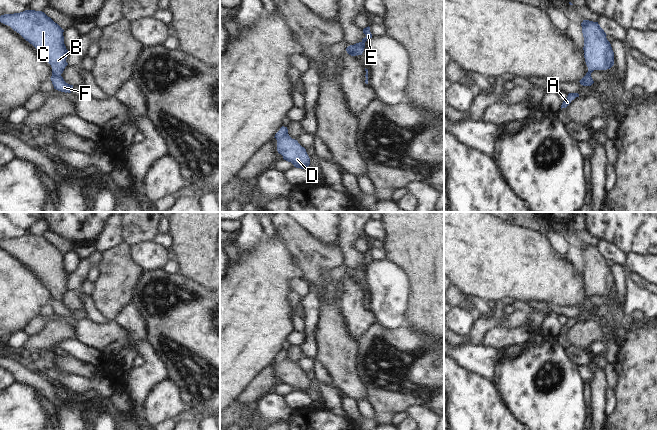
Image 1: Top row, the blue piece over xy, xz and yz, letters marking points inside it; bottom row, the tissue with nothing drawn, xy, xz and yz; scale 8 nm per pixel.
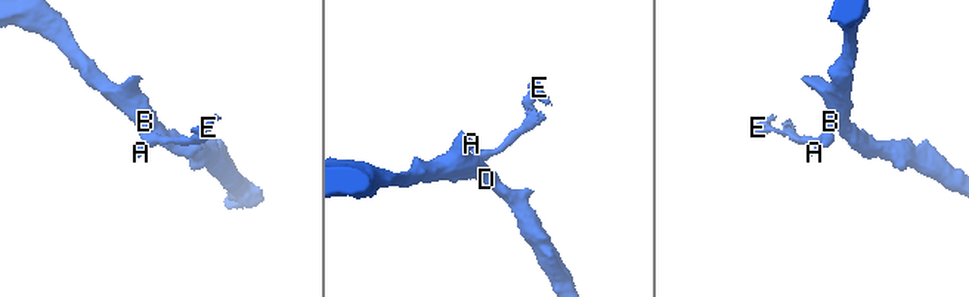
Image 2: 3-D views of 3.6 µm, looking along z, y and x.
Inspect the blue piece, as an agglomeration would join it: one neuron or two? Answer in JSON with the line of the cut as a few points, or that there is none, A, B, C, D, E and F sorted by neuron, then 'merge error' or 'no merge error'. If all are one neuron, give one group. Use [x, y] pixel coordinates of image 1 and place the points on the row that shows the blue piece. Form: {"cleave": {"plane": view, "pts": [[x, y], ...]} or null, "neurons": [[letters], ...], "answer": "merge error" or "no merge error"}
{"cleave": null, "neurons": [["A", "B", "C", "D", "E", "F"]], "answer": "no merge error"}

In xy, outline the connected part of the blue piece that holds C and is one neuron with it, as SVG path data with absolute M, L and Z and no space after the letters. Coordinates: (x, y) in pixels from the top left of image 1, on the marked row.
M35 10L1 15L0 22L10 26L44 56L52 67L50 79L54 89L71 93L73 85L66 83L61 76L68 65L64 30L44 12Z

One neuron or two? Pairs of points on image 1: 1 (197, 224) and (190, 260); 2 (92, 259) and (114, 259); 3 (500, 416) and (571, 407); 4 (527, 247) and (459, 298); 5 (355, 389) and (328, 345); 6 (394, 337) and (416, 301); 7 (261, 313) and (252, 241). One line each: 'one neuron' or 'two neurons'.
1: one neuron
2: two neurons
3: two neurons
4: two neurons
5: one neuron
6: two neurons
7: two neurons

